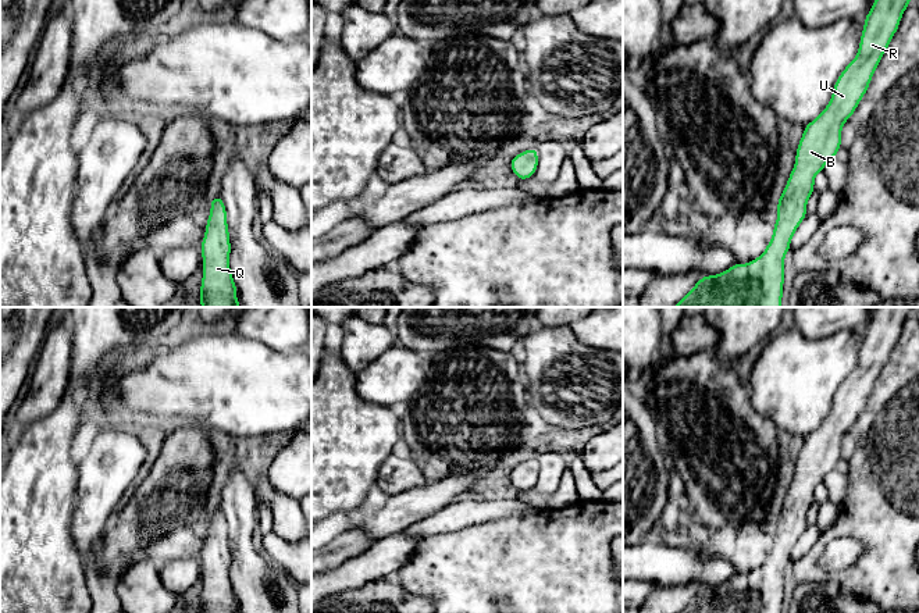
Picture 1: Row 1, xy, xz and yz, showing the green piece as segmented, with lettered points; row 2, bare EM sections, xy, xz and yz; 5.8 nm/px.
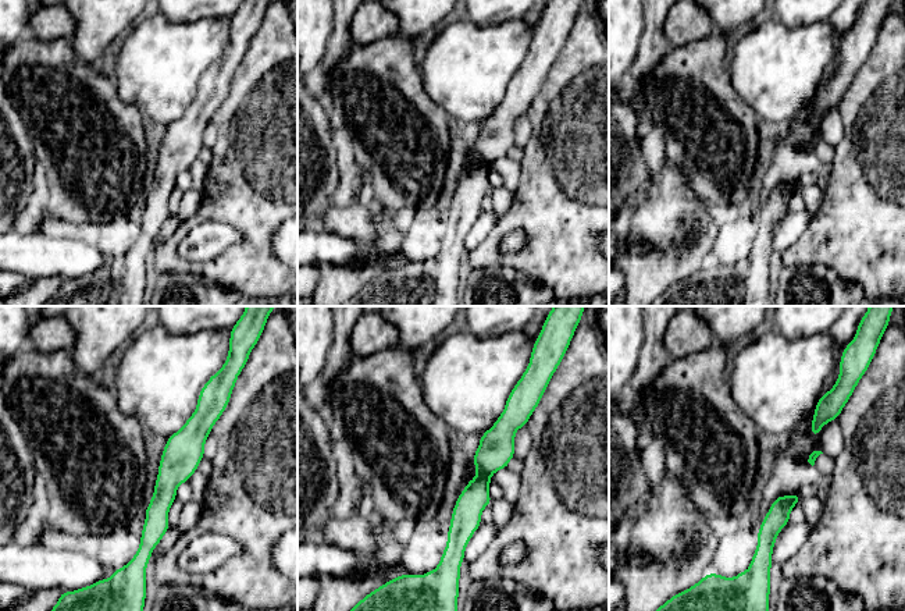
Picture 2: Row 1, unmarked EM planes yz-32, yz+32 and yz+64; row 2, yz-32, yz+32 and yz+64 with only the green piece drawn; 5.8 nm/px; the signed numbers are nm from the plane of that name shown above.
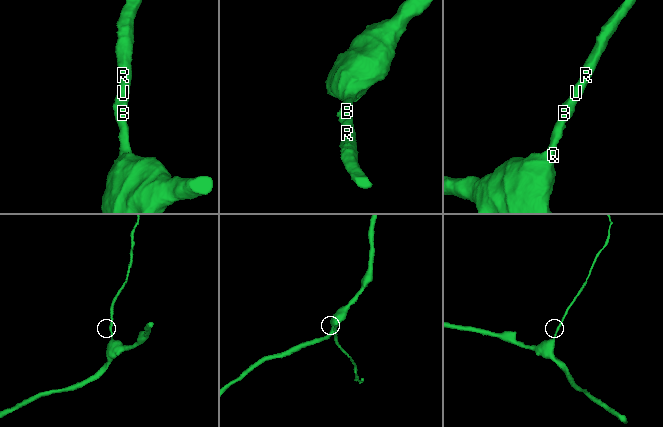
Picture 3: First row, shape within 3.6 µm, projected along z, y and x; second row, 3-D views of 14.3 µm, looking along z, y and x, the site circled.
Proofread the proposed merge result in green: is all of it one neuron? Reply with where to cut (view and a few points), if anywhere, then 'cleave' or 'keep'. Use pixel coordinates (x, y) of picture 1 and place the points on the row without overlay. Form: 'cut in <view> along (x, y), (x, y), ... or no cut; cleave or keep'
no cut; keep

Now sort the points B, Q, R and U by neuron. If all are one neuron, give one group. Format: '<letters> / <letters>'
B Q R U

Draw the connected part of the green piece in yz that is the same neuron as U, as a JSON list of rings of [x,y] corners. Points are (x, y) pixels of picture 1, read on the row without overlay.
[[[877,307],[869,325],[863,329],[865,336],[855,370],[844,379],[833,398],[833,406],[826,420],[805,436],[802,449],[795,464],[795,475],[788,488],[783,506],[777,512],[777,532],[773,535],[773,548],[765,563],[747,577],[737,574],[717,587],[699,589],[694,599],[680,613],[781,613],[784,596],[784,570],[791,556],[791,549],[798,537],[806,528],[806,516],[815,502],[815,488],[824,477],[836,470],[841,459],[841,441],[851,430],[863,410],[872,388],[898,342],[904,322],[912,307]]]

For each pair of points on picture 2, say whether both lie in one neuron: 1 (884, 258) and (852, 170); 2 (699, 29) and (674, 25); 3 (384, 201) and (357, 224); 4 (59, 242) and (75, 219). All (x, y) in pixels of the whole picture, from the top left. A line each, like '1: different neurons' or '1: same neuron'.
1: same neuron
2: same neuron
3: different neurons
4: different neurons

